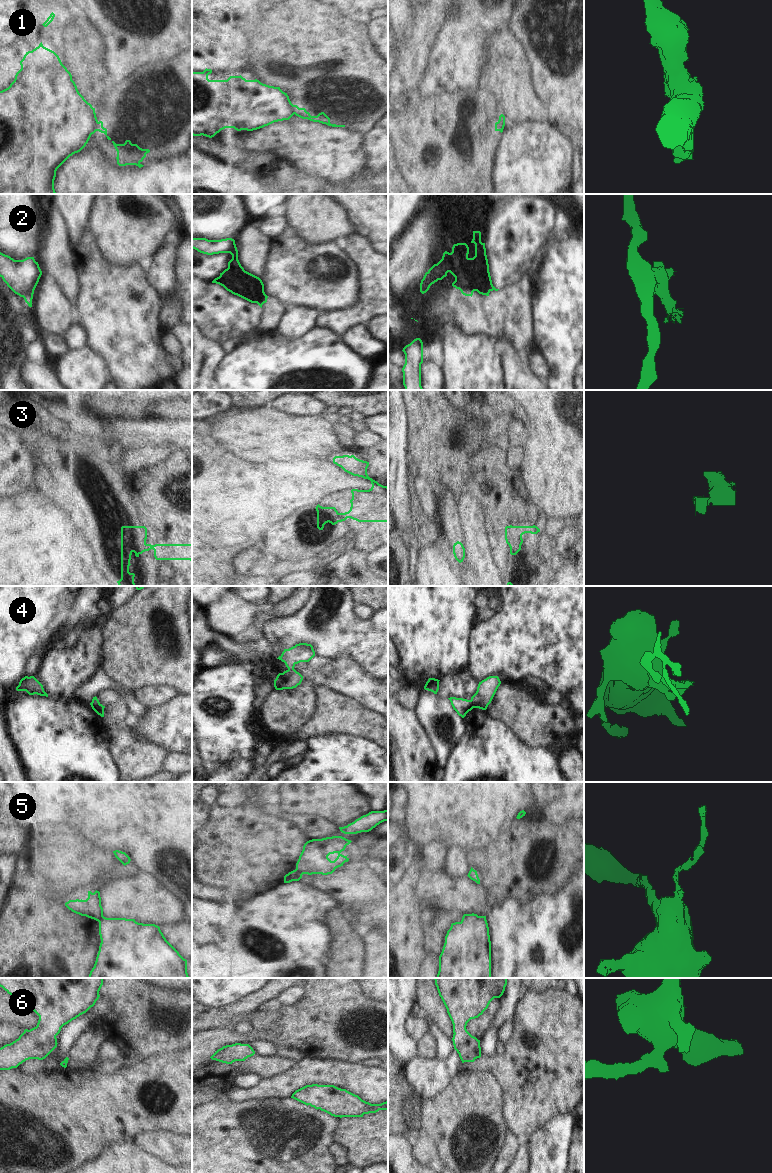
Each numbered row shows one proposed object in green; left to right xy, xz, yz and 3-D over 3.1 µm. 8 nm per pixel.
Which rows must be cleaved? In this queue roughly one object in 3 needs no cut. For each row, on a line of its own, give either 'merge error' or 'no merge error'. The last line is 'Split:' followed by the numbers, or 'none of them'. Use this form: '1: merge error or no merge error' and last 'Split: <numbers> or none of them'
1: merge error
2: merge error
3: merge error
4: merge error
5: merge error
6: no merge error
Split: 1, 2, 3, 4, 5

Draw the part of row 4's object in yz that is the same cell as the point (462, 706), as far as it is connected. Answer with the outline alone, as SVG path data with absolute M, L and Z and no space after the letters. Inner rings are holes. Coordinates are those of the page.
M450 697L448 699L450 700L453 709L462 718L464 718L466 714L473 709L471 700L456 697Z

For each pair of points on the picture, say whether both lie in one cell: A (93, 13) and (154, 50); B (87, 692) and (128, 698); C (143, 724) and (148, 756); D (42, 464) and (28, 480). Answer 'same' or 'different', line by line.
A: same
B: same
C: different
D: different

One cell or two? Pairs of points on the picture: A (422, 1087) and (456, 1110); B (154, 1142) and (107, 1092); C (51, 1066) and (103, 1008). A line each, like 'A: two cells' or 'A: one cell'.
A: two cells
B: two cells
C: one cell

